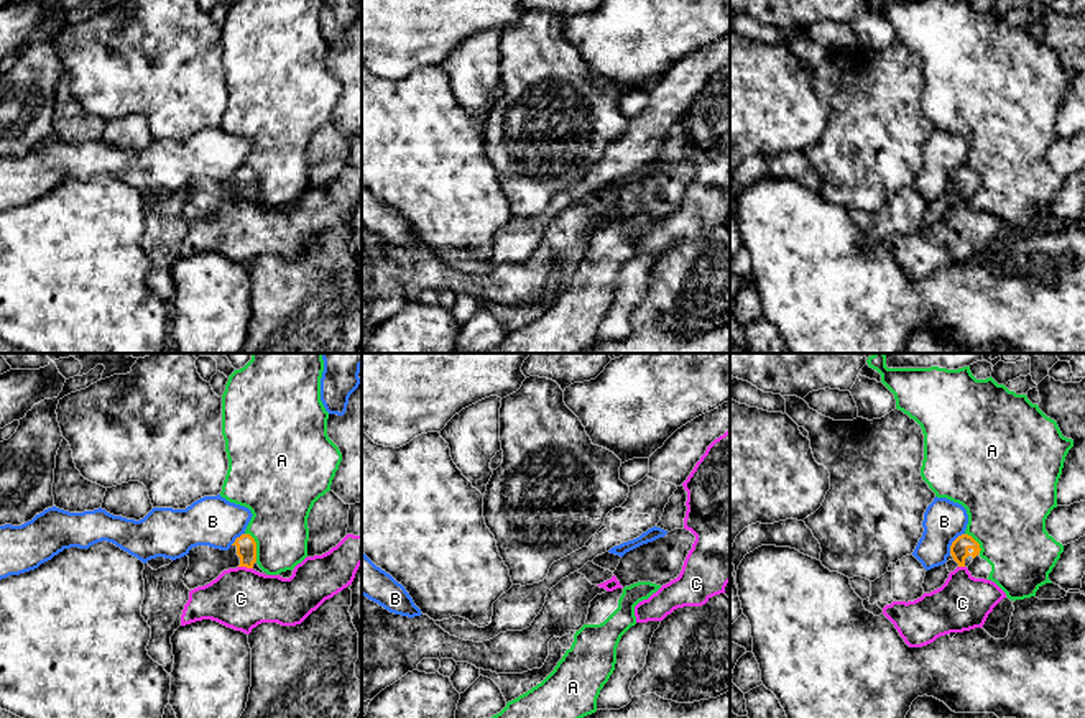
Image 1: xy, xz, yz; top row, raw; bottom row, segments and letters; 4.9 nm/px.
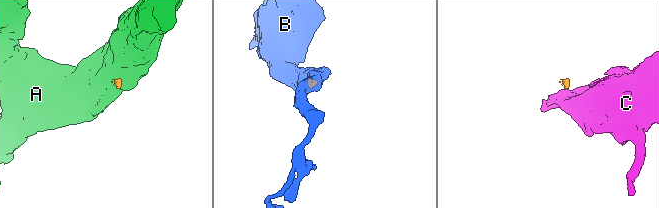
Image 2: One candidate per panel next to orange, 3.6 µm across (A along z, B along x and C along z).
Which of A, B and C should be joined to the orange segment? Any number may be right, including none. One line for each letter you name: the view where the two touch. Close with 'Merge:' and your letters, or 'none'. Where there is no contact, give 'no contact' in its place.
Merge: none

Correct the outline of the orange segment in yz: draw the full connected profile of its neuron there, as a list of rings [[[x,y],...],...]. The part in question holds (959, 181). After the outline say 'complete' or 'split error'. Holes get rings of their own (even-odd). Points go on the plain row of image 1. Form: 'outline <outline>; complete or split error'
outline [[[962,166],[952,174],[947,194],[953,191],[958,199],[968,199],[980,182],[980,176],[972,168]]]; split error

